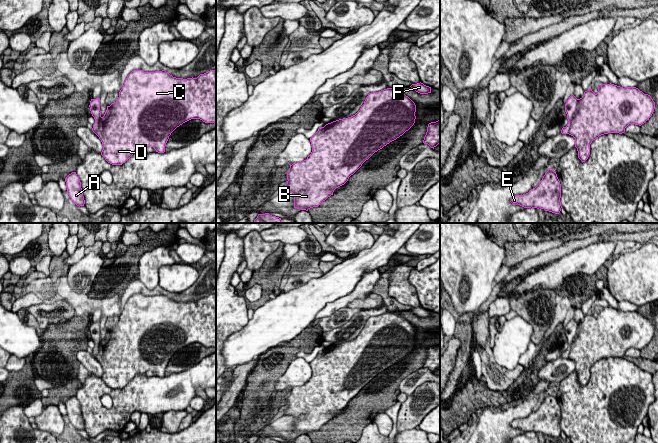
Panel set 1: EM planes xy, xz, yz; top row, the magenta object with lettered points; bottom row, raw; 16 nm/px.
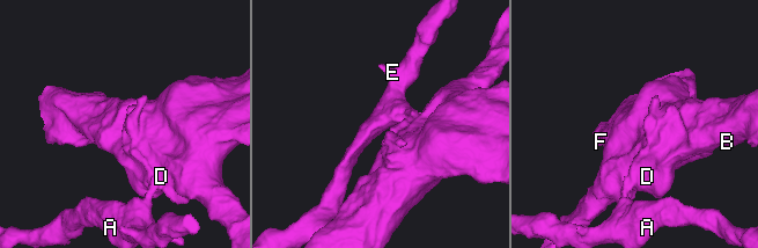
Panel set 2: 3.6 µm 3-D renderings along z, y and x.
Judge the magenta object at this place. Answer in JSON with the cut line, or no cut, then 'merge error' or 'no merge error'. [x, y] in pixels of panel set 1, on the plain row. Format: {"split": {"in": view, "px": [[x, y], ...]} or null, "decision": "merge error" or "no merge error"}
{"split": {"in": "yz", "px": [[569, 345], [570, 352], [567, 357]]}, "decision": "merge error"}

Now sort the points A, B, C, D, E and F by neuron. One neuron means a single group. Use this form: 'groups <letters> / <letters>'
groups A E / B C D F

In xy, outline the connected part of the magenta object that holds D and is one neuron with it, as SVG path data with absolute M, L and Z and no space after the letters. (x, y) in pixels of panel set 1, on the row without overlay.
M165 294L132 295L126 302L116 326L107 330L101 340L100 322L91 323L90 335L99 348L95 358L102 366L101 379L112 389L122 389L136 375L153 371L164 377L171 357L191 343L216 348L216 294L200 298L197 302L176 302Z

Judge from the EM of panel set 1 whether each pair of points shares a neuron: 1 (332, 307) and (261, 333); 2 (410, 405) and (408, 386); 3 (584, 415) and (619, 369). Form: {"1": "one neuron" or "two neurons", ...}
{"1": "two neurons", "2": "two neurons", "3": "one neuron"}

